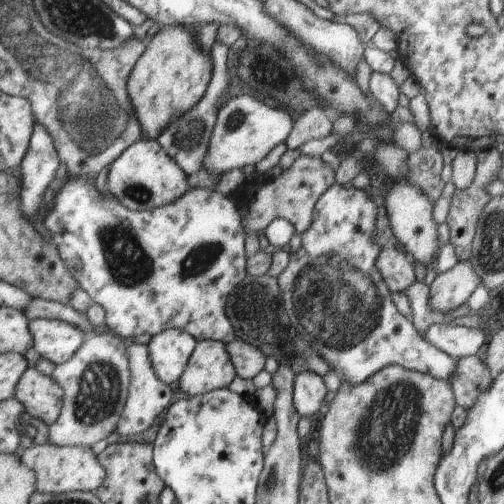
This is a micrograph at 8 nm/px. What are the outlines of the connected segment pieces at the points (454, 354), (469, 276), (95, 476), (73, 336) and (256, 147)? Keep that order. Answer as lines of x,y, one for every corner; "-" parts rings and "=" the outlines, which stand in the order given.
431,324
422,338
445,351
451,358
459,359
476,355
488,344
489,335
486,324
479,328
465,328
465,326
447,326
447,324
=
458,261
455,265
440,269
433,282
429,284
429,308
439,312
449,310
465,310
465,303
471,292
480,284
477,272
473,272
473,264
=
32,444
21,454
23,466
30,467
37,479
37,491
43,494
63,494
71,492
94,493
105,481
105,468
98,462
90,447
67,447
=
33,319
30,333
37,354
55,365
74,357
86,337
78,327
59,319
=
241,94
231,98
218,108
217,121
209,141
206,158
203,158
202,169
207,174
223,174
243,166
254,166
265,158
272,148
283,142
294,129
293,120
282,108
271,108
261,100

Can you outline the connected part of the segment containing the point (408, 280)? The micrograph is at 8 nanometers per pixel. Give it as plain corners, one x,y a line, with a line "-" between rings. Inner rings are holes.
393,246
381,247
377,257
377,270
391,292
404,292
416,280
413,278
413,266

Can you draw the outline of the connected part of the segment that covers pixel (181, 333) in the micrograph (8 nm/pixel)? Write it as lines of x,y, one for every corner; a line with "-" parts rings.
167,328
151,336
145,346
154,374
169,385
182,377
190,355
197,347
197,340
185,330

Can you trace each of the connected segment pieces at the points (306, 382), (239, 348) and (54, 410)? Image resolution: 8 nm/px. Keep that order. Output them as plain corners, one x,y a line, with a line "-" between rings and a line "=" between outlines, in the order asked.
299,372
293,380
293,408
300,417
311,419
319,412
326,393
327,390
320,376
313,372
=
235,338
225,346
239,378
252,379
257,372
263,370
263,354
257,348
253,348
250,343
=
33,367
21,373
13,397
26,406
29,418
37,418
49,426
61,413
63,396
64,390
58,383

